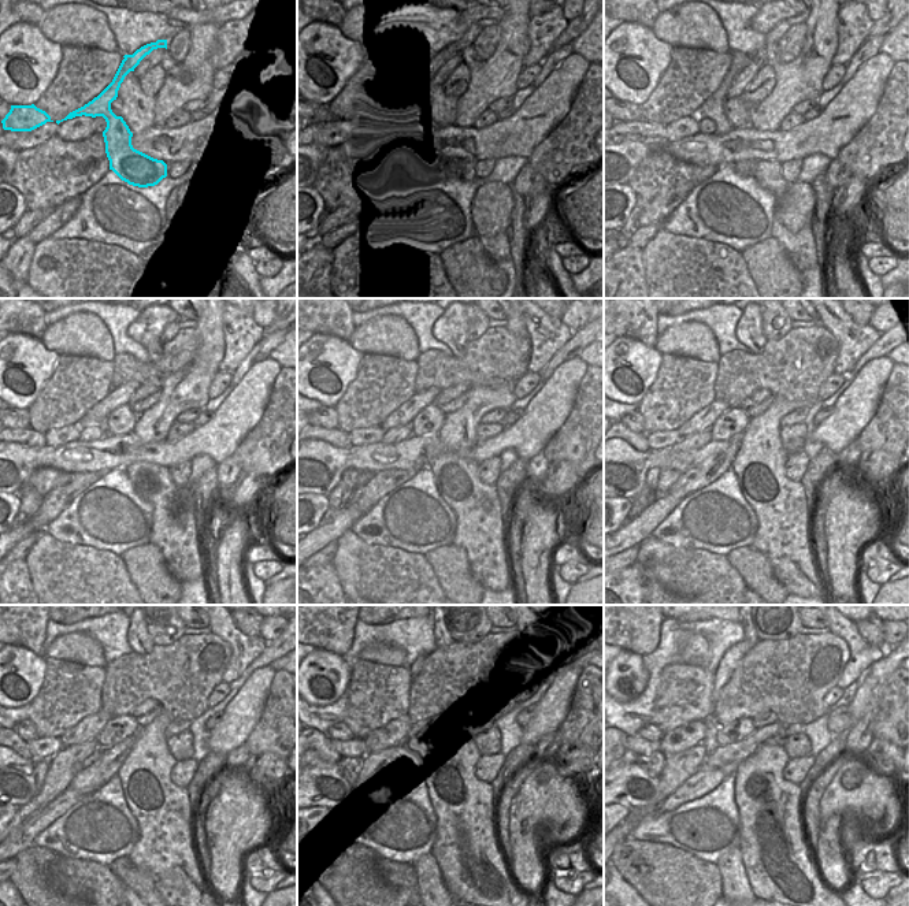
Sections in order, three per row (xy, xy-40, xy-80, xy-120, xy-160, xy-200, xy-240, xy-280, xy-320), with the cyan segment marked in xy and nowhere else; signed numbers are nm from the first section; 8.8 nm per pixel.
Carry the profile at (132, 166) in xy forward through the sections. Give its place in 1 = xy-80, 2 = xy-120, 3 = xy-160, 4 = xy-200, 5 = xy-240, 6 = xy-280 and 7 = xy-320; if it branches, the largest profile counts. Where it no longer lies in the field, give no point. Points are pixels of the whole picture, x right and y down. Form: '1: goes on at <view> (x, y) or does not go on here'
1: goes on at xy-80 (712, 108)
2: goes on at xy-120 (170, 330)
3: goes on at xy-160 (477, 326)
4: goes on at xy-200 (775, 326)
5: goes on at xy-240 (163, 632)
6: goes on at xy-280 (460, 632)
7: goes on at xy-320 (765, 632)

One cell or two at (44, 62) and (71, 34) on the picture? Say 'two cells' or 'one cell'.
two cells

